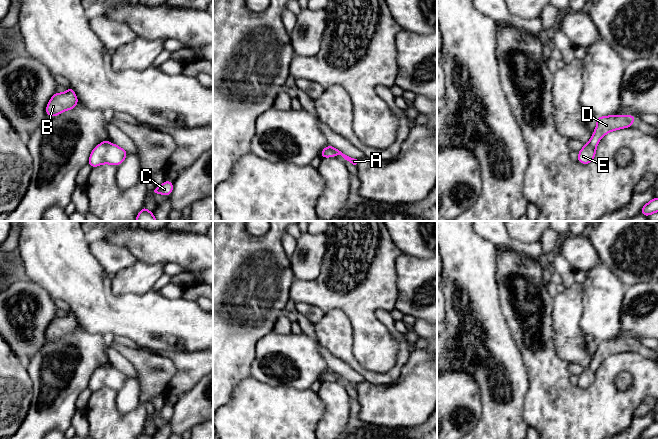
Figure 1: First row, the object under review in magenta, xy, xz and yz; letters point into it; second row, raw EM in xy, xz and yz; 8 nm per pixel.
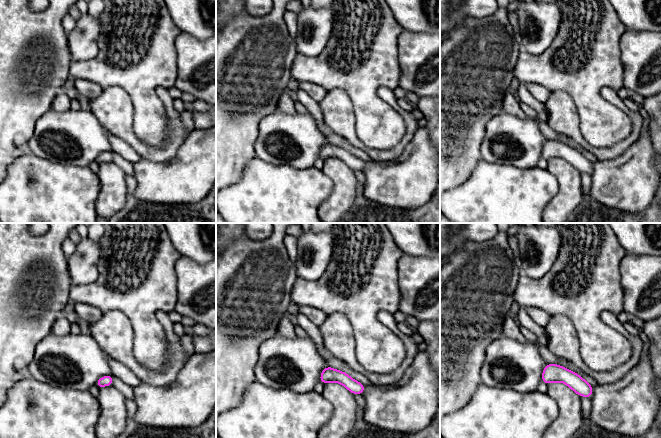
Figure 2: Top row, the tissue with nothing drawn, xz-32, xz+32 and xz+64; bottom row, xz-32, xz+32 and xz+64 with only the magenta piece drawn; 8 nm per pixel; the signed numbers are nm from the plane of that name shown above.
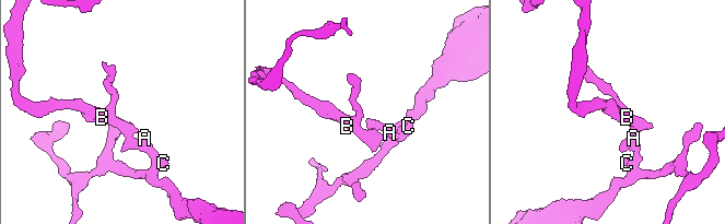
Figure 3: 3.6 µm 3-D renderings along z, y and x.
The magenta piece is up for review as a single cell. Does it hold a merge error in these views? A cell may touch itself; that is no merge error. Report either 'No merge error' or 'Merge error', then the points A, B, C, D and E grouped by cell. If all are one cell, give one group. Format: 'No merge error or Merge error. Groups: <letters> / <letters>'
Merge error. Groups: A C E / B D

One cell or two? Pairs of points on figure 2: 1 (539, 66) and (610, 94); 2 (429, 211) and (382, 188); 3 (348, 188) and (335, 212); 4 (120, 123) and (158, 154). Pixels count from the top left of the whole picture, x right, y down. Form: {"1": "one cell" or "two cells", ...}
{"1": "two cells", "2": "two cells", "3": "one cell", "4": "one cell"}

